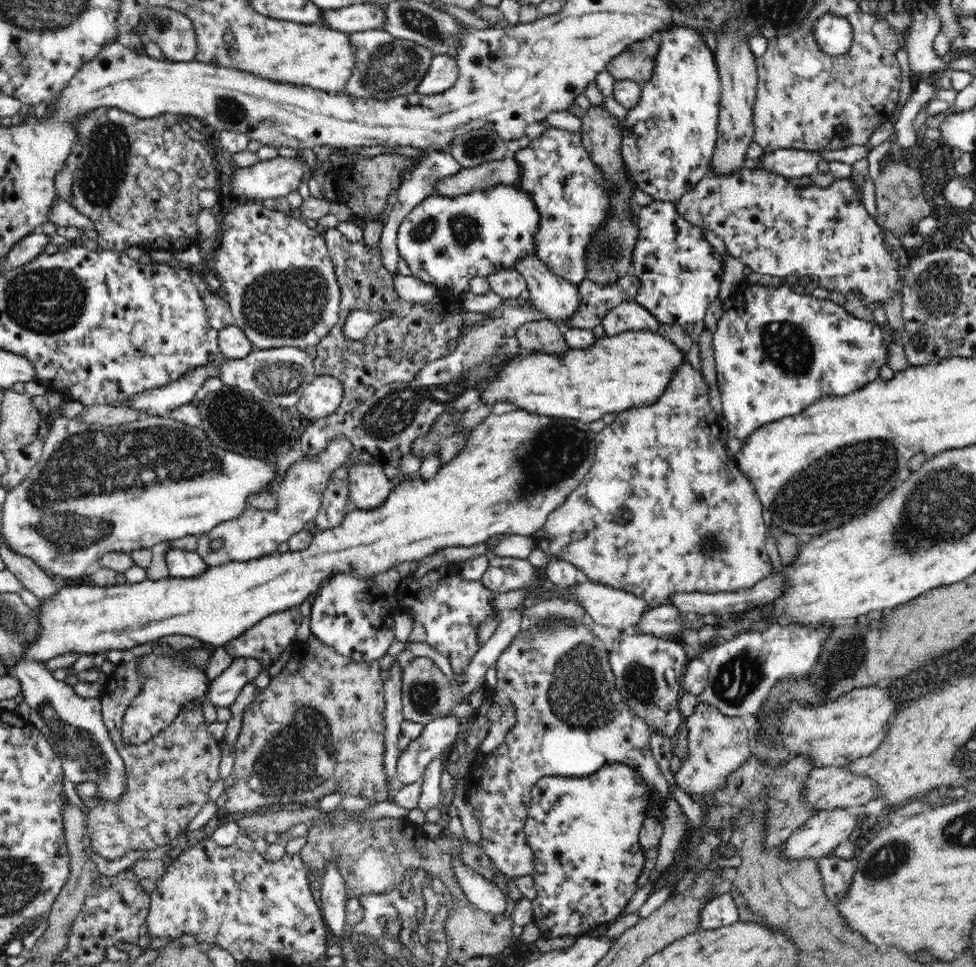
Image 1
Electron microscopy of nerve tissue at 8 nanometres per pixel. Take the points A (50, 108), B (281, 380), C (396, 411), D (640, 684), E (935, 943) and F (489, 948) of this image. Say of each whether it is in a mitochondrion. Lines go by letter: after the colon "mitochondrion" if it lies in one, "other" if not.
A: other
B: mitochondrion
C: mitochondrion
D: mitochondrion
E: other
F: other

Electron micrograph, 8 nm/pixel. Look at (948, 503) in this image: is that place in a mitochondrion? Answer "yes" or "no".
yes

